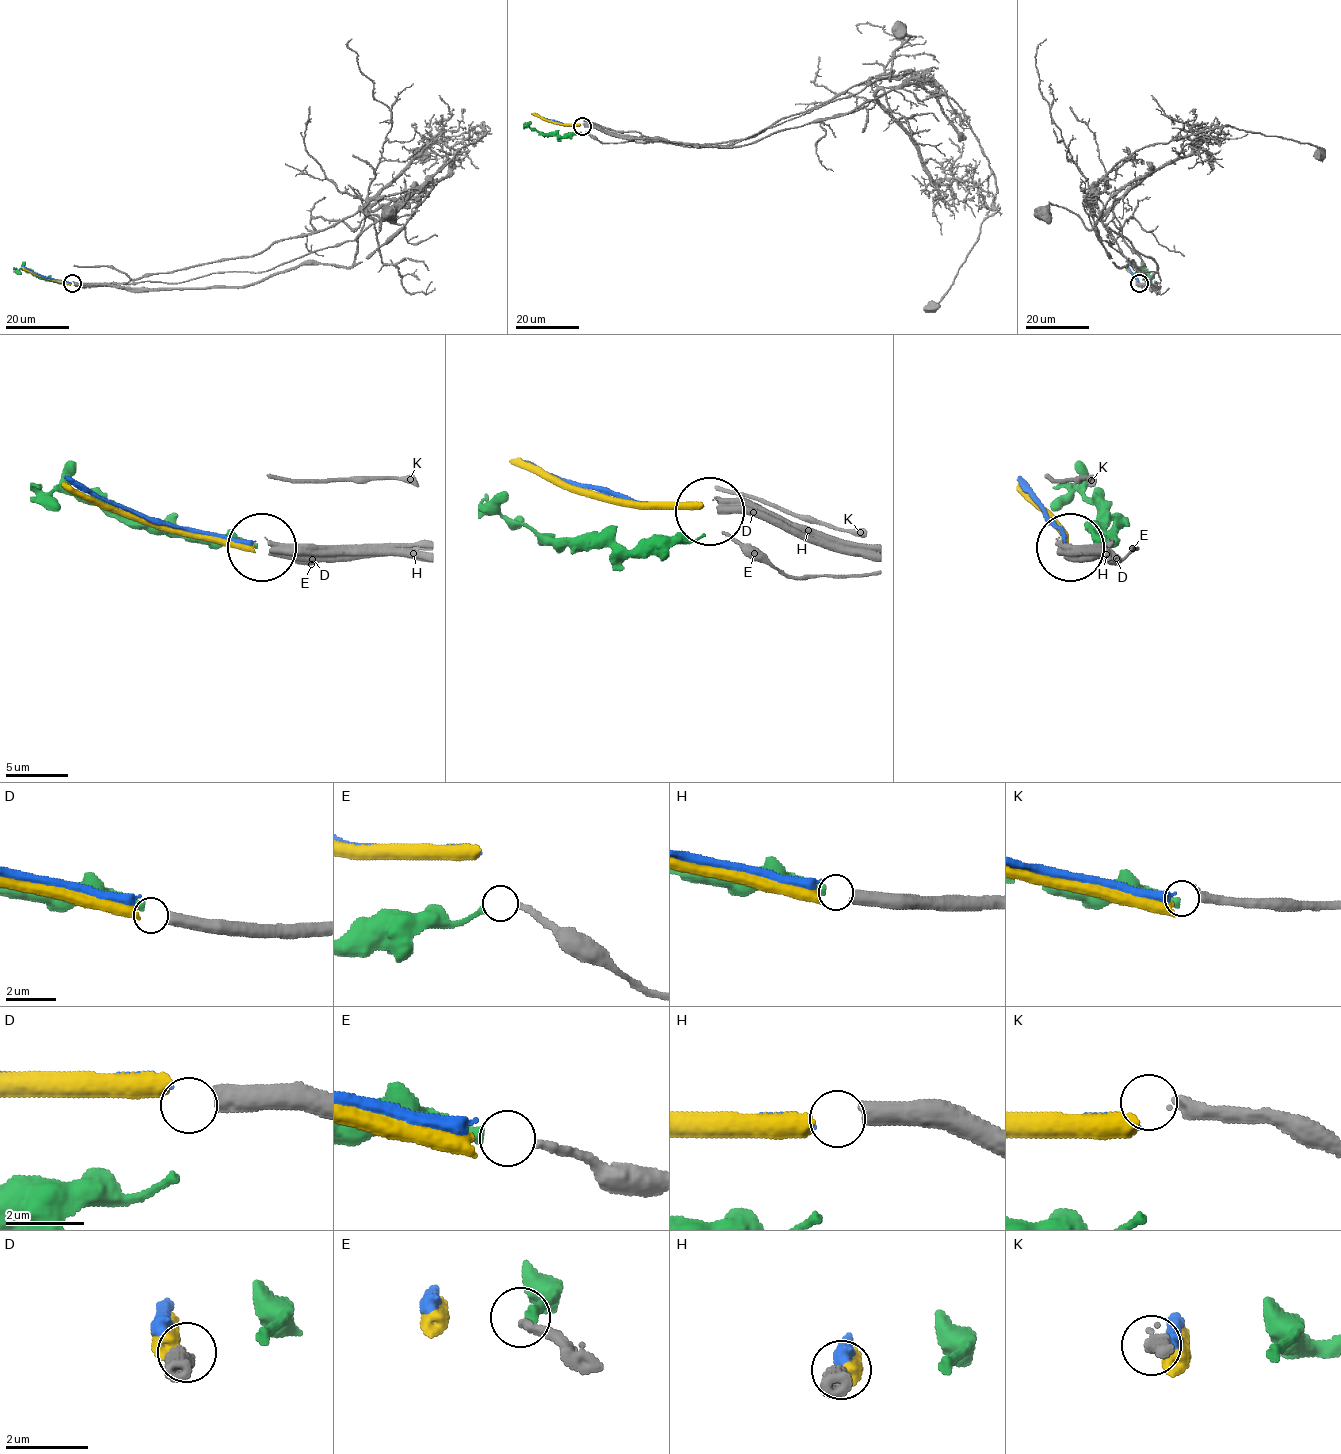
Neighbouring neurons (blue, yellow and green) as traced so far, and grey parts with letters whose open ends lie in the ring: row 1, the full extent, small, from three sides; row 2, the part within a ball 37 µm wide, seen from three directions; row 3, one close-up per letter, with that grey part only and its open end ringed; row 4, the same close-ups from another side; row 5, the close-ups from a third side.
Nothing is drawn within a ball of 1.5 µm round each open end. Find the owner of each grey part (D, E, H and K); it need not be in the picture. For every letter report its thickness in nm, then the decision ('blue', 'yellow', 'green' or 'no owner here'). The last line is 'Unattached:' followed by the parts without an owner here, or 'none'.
D: 500 nm | no owner here
E: 240 nm | green
H: 480 nm | yellow
K: 280 nm | blue
Unattached: D

